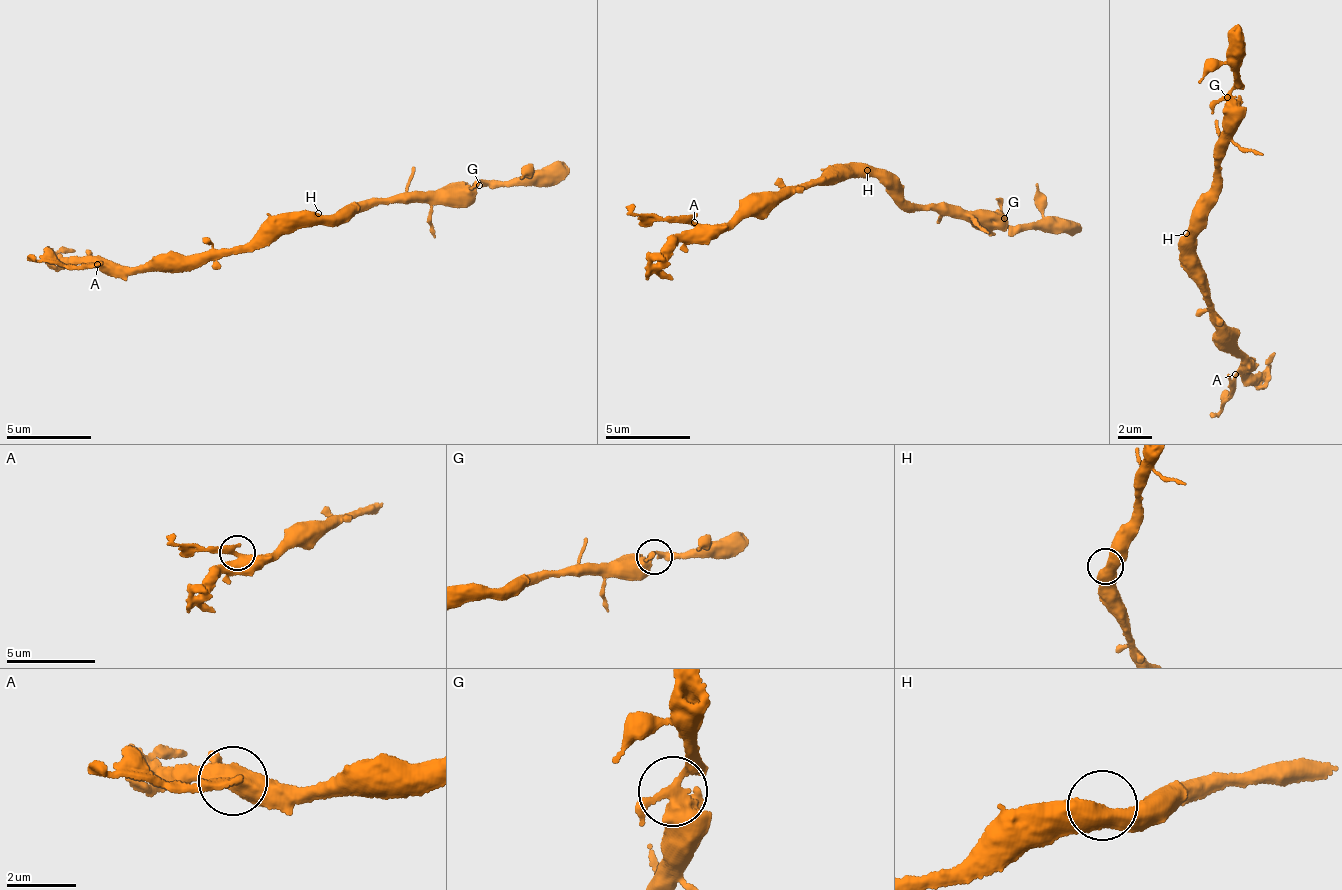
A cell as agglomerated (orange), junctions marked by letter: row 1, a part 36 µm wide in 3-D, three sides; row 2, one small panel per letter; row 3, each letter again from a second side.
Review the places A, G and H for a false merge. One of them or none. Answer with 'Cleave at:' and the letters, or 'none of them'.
Cleave at: A

